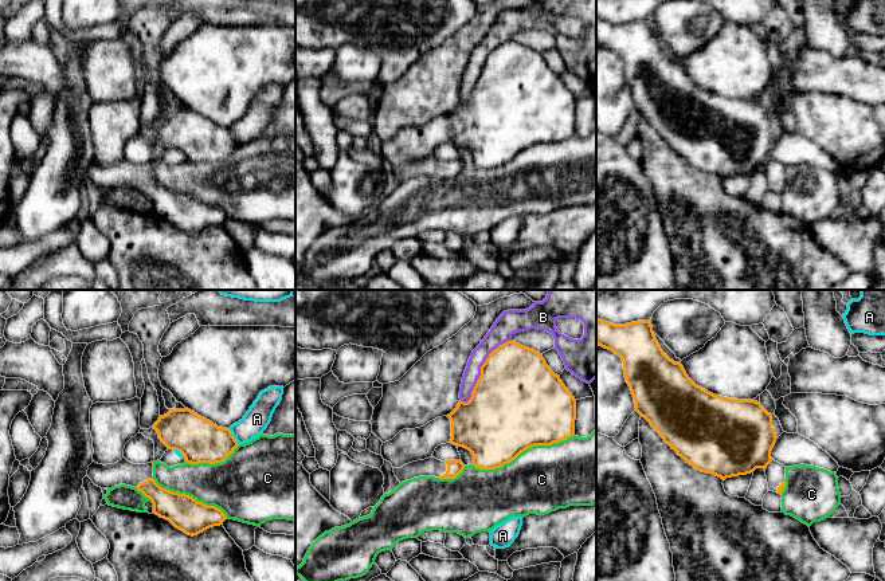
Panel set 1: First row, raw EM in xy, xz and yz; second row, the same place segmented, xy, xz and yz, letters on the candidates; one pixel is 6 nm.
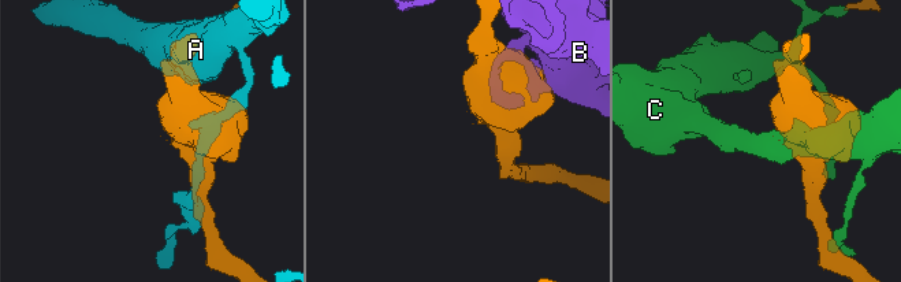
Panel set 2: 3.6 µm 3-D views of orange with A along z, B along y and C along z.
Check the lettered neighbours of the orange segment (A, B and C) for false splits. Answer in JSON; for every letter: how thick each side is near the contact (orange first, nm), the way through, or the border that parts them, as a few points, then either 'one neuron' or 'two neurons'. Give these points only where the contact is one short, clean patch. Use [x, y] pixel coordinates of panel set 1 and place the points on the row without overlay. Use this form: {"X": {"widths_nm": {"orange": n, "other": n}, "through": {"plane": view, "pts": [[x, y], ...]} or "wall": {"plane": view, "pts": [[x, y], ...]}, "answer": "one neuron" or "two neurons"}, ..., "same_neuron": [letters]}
{"A": {"widths_nm": {"orange": 260, "other": 150}, "answer": "two neurons"}, "B": {"widths_nm": {"orange": 480, "other": 120}, "answer": "two neurons"}, "C": {"widths_nm": {"orange": 480, "other": 400}, "answer": "two neurons"}, "same_neuron": []}

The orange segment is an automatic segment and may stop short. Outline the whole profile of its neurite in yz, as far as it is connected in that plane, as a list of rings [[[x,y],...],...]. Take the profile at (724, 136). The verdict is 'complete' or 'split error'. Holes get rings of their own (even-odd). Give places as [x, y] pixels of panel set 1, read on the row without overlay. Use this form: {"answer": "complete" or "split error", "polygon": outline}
{"answer": "split error", "polygon": [[[596,19],[596,44],[622,58],[635,110],[686,162],[723,180],[763,168],[768,189],[782,195],[786,166],[771,157],[778,137],[772,114],[760,102],[716,95],[696,85],[681,62],[674,62],[663,52],[650,20],[614,24]]]}

